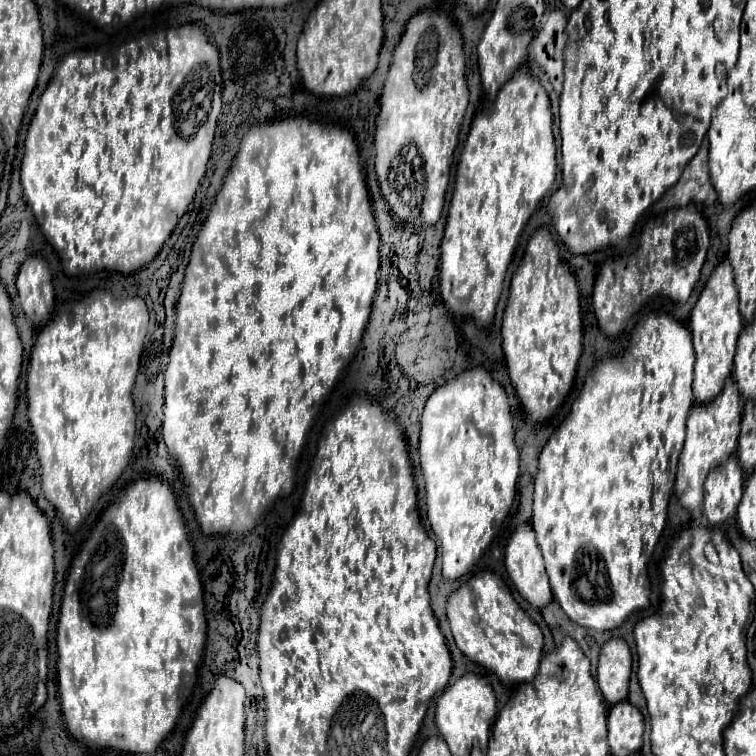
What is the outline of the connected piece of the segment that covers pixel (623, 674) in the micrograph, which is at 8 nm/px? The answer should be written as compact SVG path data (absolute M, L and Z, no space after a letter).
M609 639L599 653L597 667L597 685L609 705L615 705L627 699L631 675L631 651L625 639Z

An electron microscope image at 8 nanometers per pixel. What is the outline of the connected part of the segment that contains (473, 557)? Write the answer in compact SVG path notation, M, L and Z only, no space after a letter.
M481 365L465 369L455 379L443 383L431 393L421 415L419 455L425 477L427 517L441 547L443 577L459 579L477 563L499 531L501 521L507 517L513 505L515 483L519 475L519 453L513 441L513 417L509 401L505 389L491 377L487 369Z

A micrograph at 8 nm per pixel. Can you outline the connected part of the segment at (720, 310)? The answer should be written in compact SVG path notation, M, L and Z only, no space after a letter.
M723 259L707 279L699 301L695 303L691 317L689 317L689 329L693 335L693 347L697 361L694 365L693 393L695 401L707 403L717 395L725 383L725 379L733 371L733 355L737 347L737 337L743 329L743 319L737 307L737 289L733 281L733 269L729 259Z

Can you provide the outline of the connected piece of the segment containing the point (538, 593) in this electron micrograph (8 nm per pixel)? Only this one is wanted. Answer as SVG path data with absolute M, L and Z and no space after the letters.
M521 523L513 529L505 545L505 569L517 591L533 607L541 609L553 599L545 563L531 523Z

